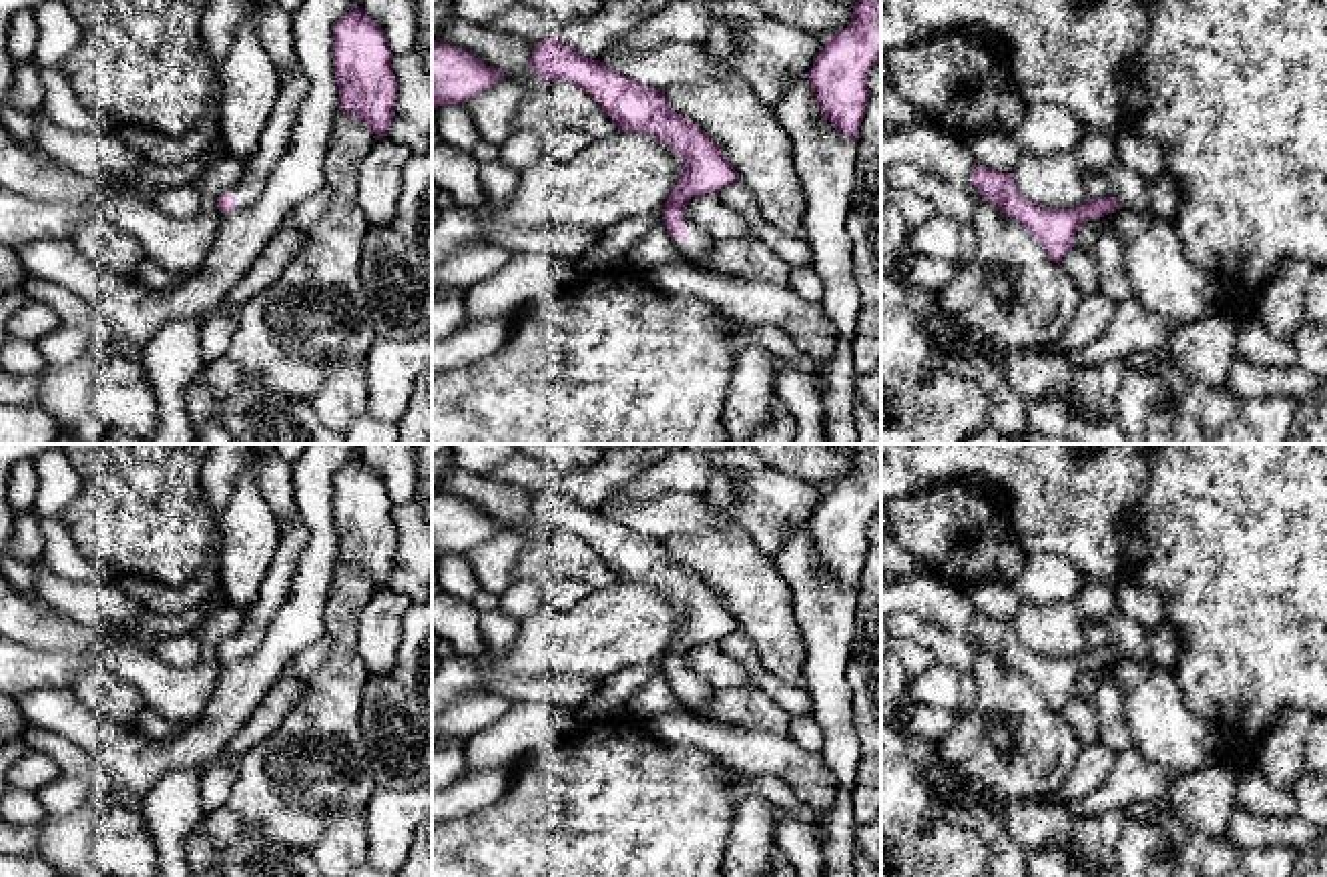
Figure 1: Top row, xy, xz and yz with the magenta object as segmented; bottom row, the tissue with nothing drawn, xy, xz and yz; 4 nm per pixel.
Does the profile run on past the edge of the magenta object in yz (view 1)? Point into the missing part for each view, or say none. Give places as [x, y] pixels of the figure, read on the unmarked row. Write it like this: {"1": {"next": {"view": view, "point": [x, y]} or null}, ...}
{"1": {"next": null}}

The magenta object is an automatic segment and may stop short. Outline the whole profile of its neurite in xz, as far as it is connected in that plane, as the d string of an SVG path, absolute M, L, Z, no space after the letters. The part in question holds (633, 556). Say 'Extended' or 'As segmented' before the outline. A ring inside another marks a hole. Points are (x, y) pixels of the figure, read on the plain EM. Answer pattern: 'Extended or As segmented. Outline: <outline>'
Extended. Outline: M562 490L534 494L530 520L544 532L570 532L590 544L622 582L650 584L683 610L683 622L662 654L662 670L685 708L709 722L731 726L709 714L713 688L685 664L691 648L719 642L739 630L721 596L689 568L679 566L662 540L644 536L600 510L582 506Z

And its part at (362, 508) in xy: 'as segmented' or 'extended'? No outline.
as segmented

